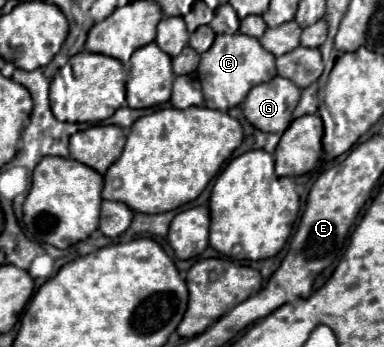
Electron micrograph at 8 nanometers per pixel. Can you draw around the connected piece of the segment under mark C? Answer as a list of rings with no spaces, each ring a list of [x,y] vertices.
[[[242,33],[234,35],[218,35],[212,43],[212,49],[208,53],[202,53],[200,65],[198,65],[198,79],[204,93],[204,105],[218,111],[228,111],[232,107],[238,107],[248,91],[264,81],[270,81],[276,75],[276,57],[266,51],[256,37],[248,37]]]

